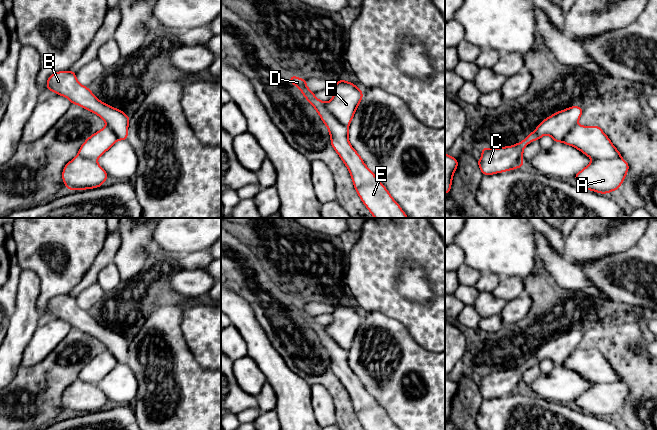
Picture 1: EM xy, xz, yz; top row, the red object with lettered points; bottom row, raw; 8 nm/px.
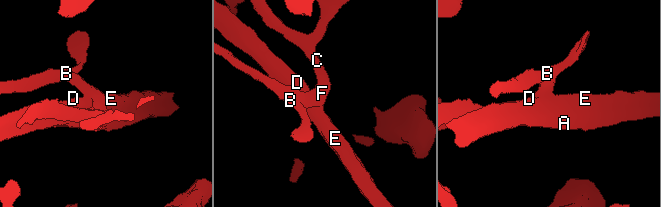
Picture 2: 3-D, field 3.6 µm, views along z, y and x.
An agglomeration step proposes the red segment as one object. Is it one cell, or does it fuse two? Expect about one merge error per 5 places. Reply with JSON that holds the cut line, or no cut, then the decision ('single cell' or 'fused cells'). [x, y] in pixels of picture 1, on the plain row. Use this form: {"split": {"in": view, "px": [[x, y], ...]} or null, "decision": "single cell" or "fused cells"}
{"split": null, "decision": "single cell"}

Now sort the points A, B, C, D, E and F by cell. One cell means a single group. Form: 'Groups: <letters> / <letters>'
Groups: A B C D E F

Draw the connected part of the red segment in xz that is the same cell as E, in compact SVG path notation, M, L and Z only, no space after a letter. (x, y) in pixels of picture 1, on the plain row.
M294 298L288 303L293 309L297 310L307 325L316 333L320 342L328 352L330 357L331 369L338 377L341 384L348 392L355 414L365 430L399 430L392 422L385 410L376 402L375 398L365 389L364 385L348 364L348 350L356 336L358 329L363 322L363 316L353 307L346 304L339 304L333 312L333 322L328 326L317 323L306 309L306 303L297 302Z

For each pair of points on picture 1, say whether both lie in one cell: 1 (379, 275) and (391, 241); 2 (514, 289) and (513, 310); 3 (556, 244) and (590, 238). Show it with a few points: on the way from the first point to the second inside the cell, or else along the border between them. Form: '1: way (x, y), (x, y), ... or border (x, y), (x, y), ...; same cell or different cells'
1: way (379, 267), (379, 253), (383, 249); same cell
2: way (517, 294), (519, 296), (518, 305); same cell
3: border (566, 238), (563, 256); different cells

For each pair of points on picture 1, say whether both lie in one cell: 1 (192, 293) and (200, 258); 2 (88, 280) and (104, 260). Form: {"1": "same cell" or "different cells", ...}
{"1": "same cell", "2": "same cell"}

